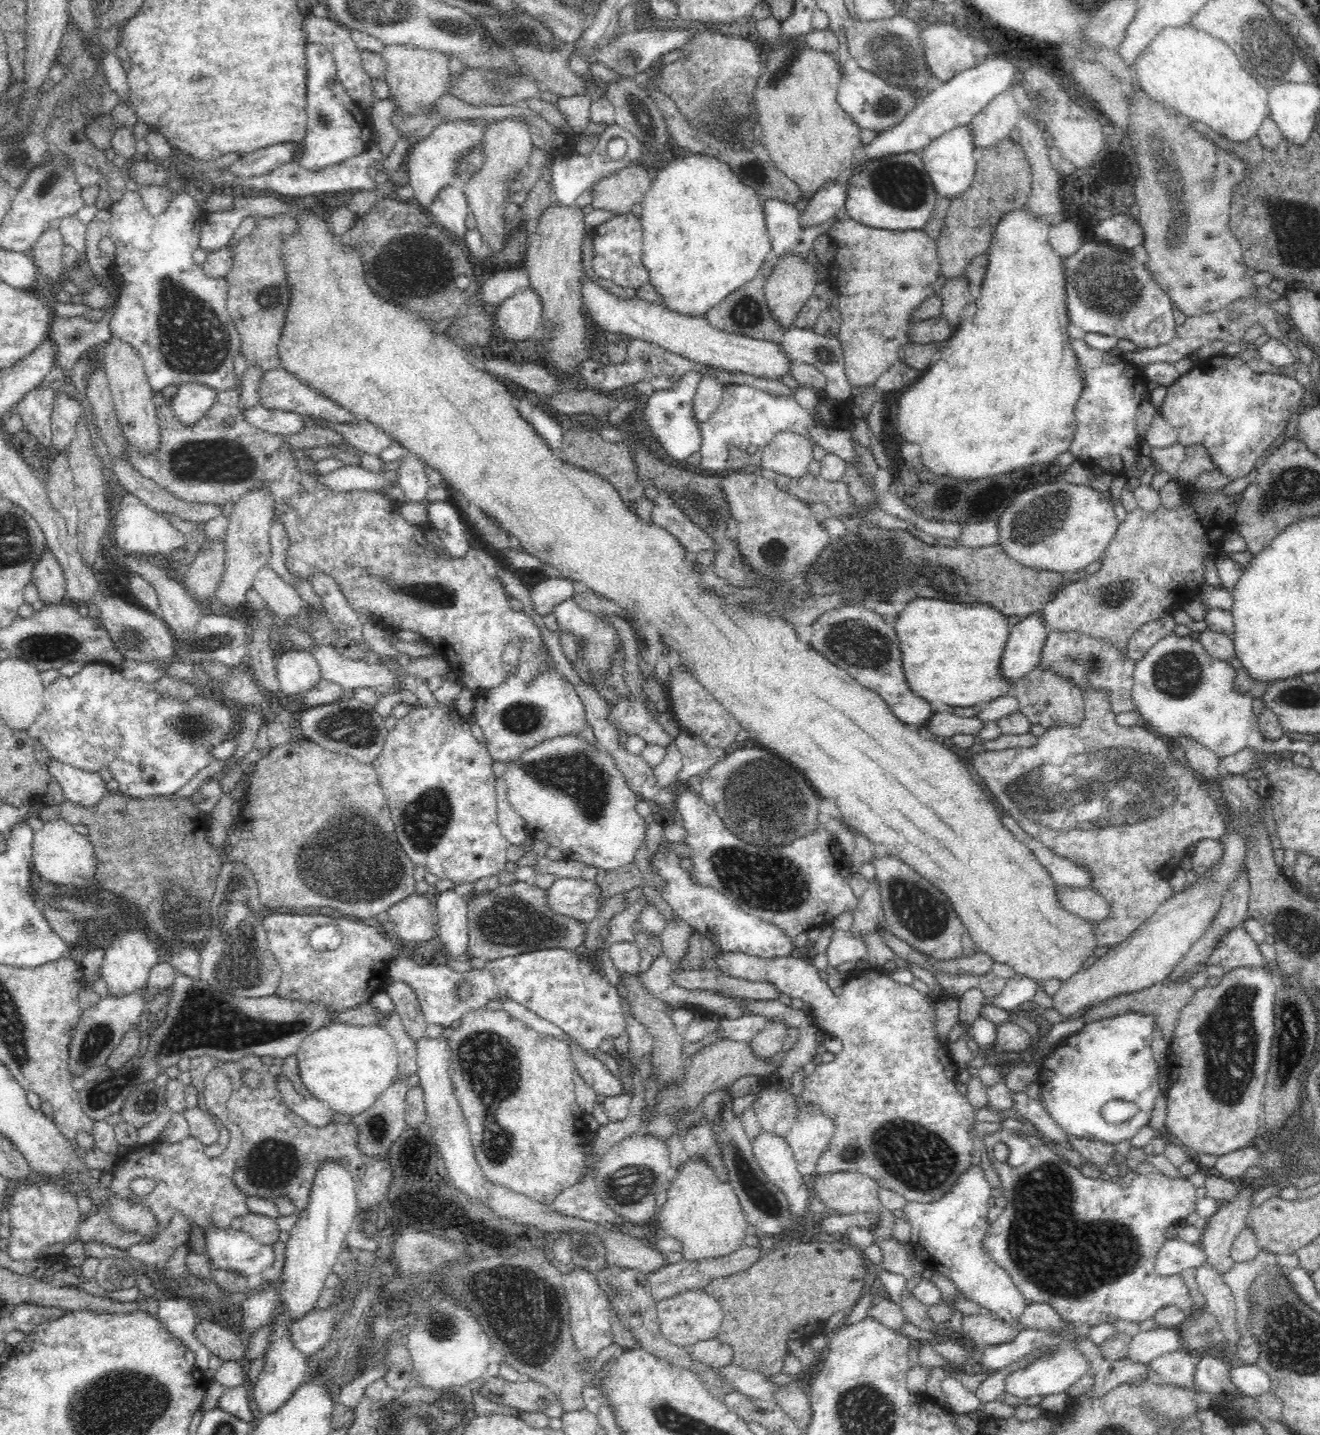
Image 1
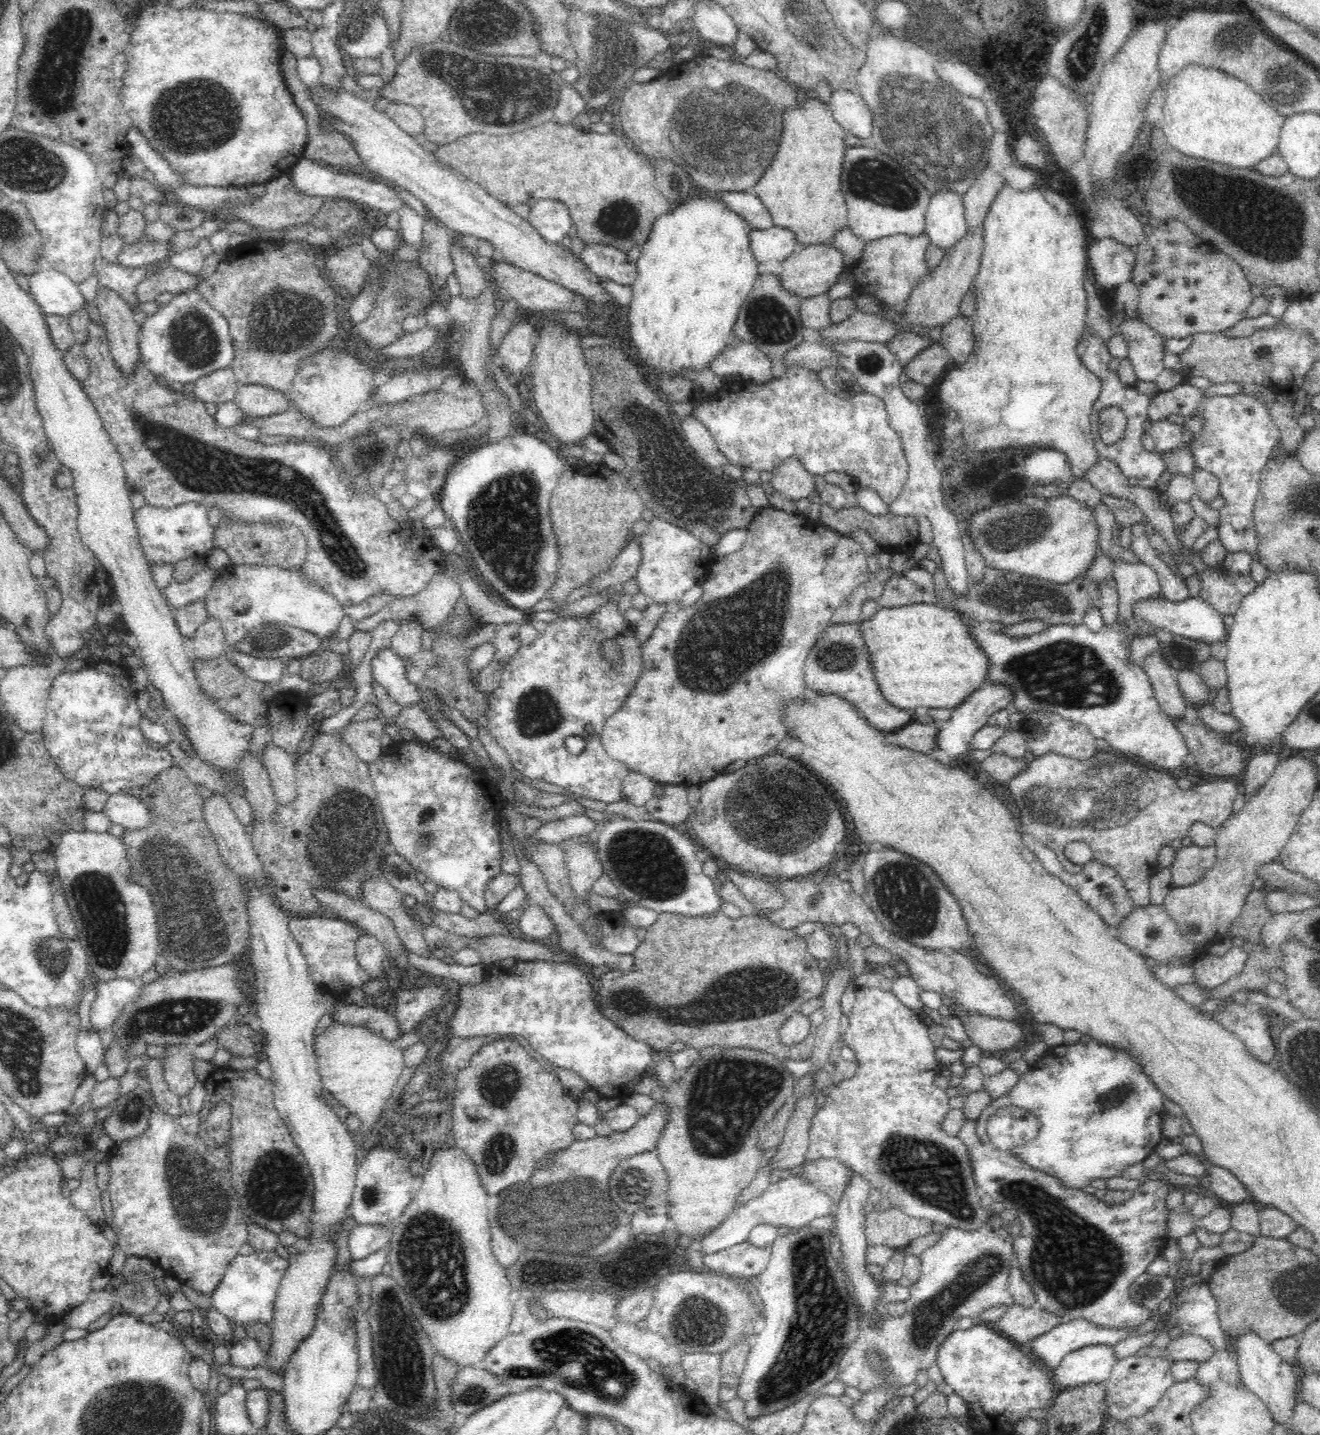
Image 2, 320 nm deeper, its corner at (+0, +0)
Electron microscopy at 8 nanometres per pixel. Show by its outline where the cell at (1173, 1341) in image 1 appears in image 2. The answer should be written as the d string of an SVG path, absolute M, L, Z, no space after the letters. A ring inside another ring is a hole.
M1182 1334L1175 1340L1171 1340L1166 1350L1162 1351L1160 1357L1176 1361L1205 1362L1215 1358L1214 1346L1206 1341L1206 1338L1197 1335Z

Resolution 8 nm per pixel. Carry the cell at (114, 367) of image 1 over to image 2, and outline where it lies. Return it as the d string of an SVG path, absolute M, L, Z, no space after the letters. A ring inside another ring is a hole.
M99 286L95 302L108 333L110 355L123 374L132 378L136 370L135 362L140 360L137 317L120 294L110 288Z

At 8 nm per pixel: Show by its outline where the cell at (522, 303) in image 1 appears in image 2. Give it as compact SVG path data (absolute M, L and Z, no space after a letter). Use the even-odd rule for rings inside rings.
M526 320L514 322L498 348L497 362L504 370L508 369L510 373L524 373L528 370L528 364L533 361L537 332L538 329Z

